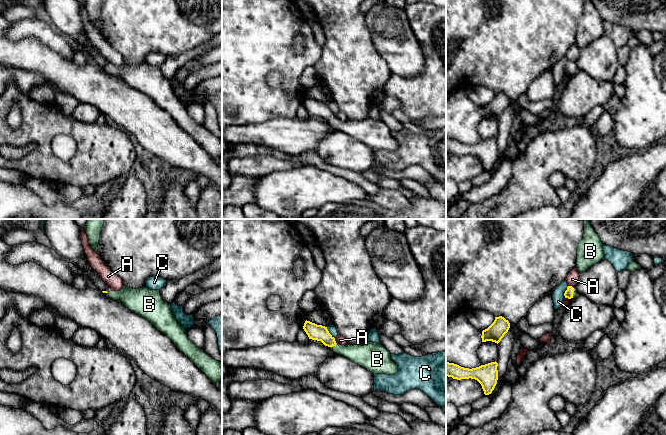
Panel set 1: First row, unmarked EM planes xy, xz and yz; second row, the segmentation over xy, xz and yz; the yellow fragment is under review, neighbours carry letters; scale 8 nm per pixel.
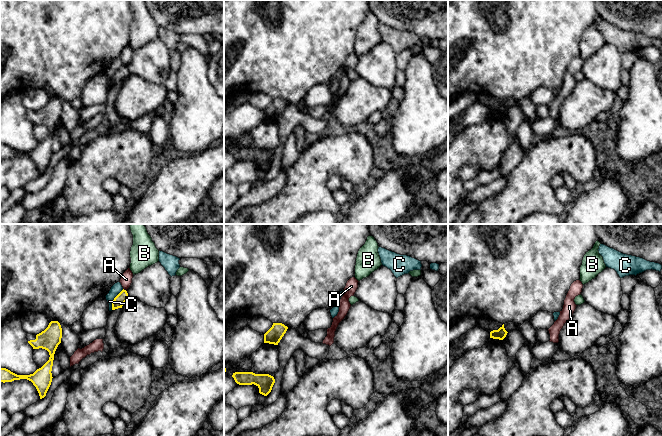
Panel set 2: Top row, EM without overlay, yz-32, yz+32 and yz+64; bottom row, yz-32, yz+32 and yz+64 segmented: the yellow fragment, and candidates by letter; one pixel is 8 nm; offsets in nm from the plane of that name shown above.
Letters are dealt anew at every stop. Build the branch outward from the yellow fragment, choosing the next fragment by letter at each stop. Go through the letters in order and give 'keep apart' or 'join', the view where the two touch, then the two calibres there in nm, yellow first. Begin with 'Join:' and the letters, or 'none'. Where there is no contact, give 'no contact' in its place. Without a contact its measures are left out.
Join: B
A: keep apart | xz | 130/70 nm
B: join | xz | 130/170 nm
C: keep apart | xz | 130/70 nm

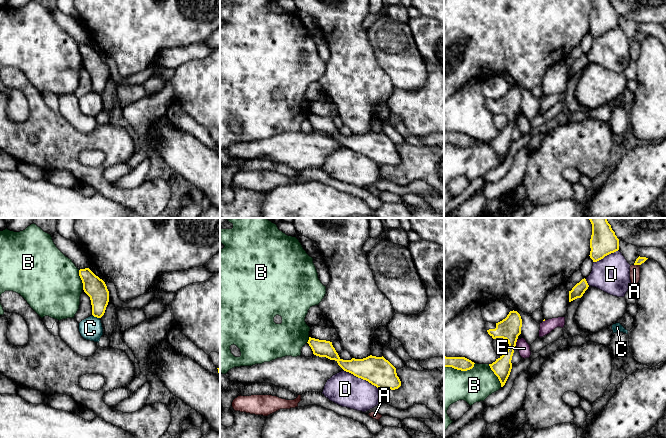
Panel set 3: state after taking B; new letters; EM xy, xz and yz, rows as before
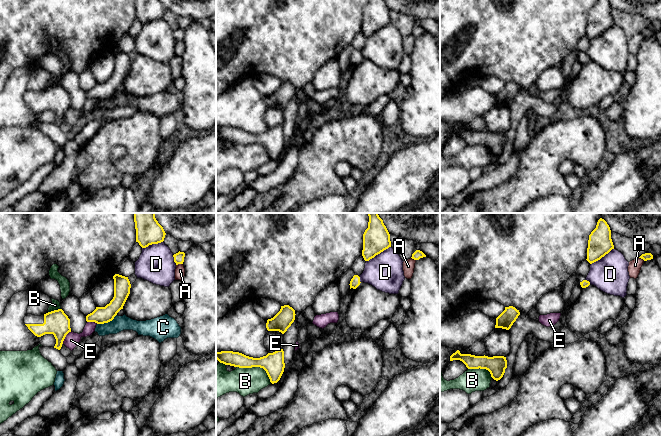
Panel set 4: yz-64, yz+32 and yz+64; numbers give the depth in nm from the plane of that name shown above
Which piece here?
Join: none
A: keep apart | yz | 60/80 nm
B: keep apart | yz | 110/300 nm
C: keep apart | xy | 170/180 nm
D: keep apart | xz | 240/260 nm
E: keep apart | yz | 180/100 nm

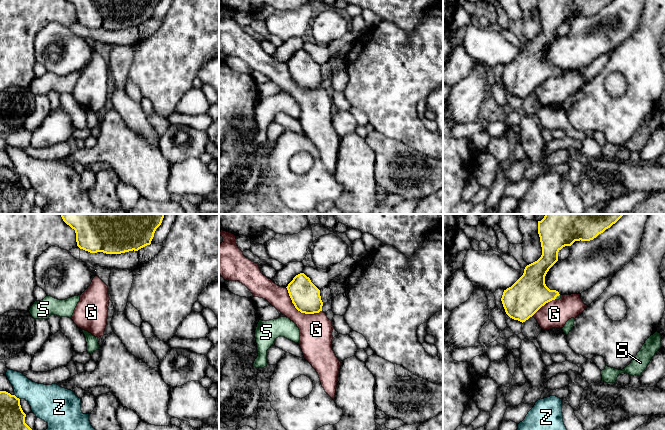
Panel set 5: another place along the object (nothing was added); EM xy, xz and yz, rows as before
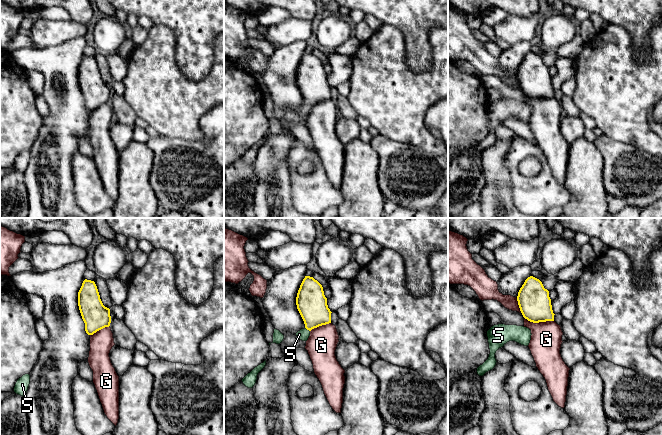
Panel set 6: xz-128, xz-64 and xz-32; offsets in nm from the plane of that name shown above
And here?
Join: S
G: keep apart | xz | 240/260 nm
S: join | yz | 300/30 nm
Z: keep apart | xy | 220/260 nm

